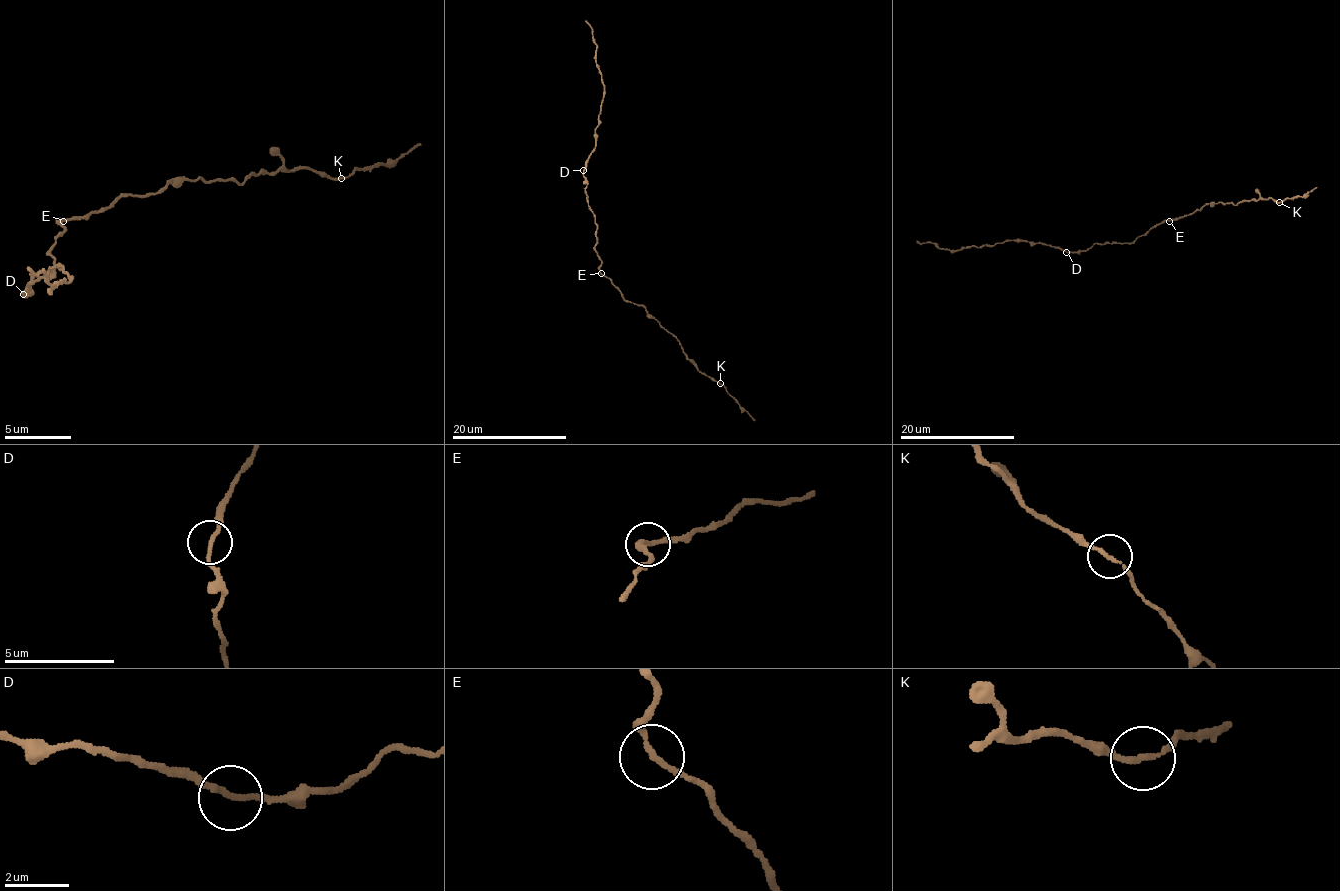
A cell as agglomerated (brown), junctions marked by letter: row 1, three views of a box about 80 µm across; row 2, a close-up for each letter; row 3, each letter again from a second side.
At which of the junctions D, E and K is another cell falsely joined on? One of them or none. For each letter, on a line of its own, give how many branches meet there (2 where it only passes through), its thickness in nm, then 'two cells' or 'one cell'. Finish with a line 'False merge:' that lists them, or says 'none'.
D: 2 | 170 nm | one cell
E: 2 | 180 nm | one cell
K: 2 | 160 nm | one cell
False merge: none

